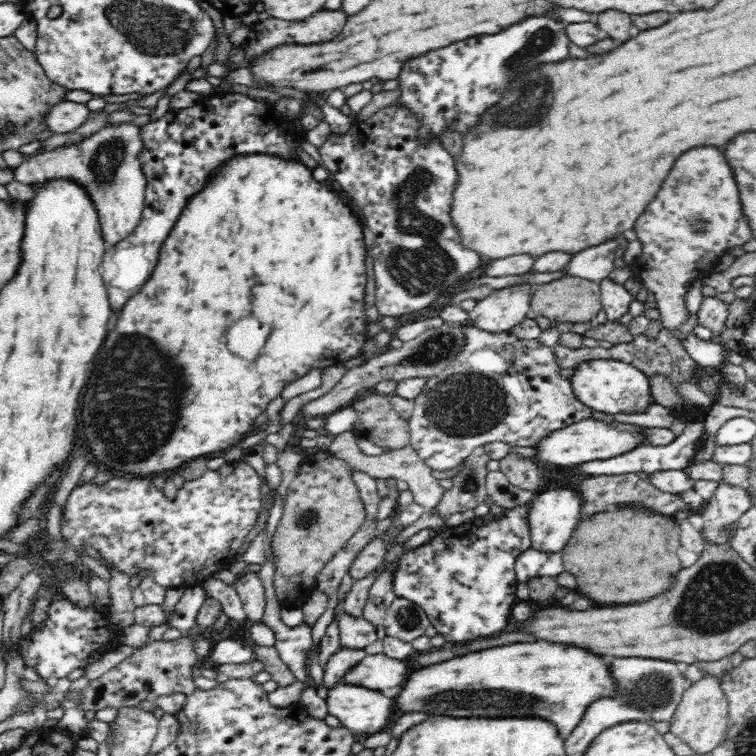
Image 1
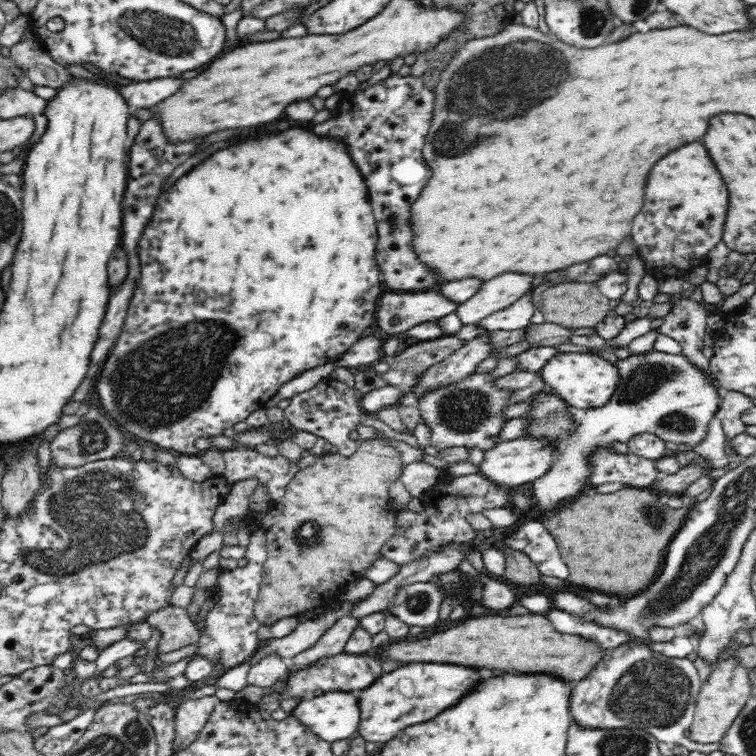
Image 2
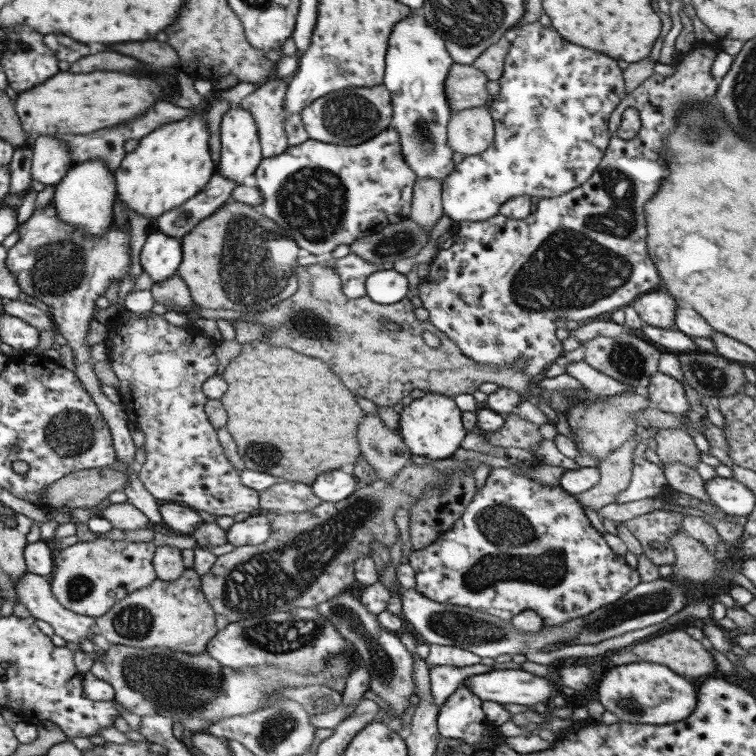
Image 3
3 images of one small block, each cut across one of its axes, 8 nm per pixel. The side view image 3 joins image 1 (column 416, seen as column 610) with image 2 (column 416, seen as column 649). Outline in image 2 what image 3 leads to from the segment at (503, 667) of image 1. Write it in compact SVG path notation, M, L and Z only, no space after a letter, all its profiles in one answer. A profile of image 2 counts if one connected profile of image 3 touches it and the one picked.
M406 664L384 676L379 676L370 688L360 692L357 736L366 742L386 743L402 730L434 718L444 708L452 706L468 688L480 680L480 674L470 668L456 668L452 664Z

